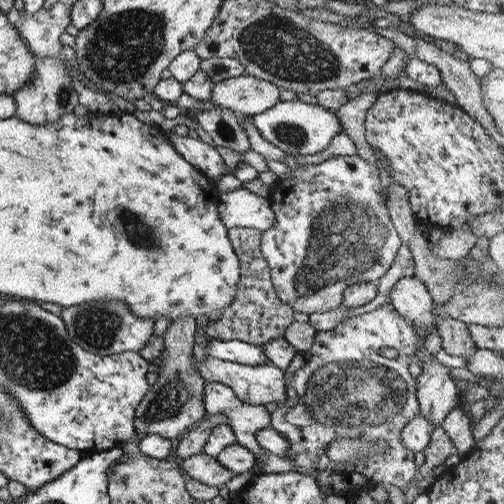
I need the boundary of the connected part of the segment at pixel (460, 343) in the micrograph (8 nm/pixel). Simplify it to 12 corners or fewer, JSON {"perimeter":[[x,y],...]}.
{"perimeter":[[450,315],[436,324],[442,348],[468,360],[477,346],[468,325]]}

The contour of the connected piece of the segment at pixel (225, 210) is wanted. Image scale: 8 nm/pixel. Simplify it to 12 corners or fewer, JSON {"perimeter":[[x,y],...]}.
{"perimeter":[[241,186],[220,194],[228,229],[277,224],[269,198]]}

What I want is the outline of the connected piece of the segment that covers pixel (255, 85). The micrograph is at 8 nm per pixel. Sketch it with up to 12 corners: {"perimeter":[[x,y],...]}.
{"perimeter":[[246,74],[212,86],[212,103],[253,117],[281,87]]}

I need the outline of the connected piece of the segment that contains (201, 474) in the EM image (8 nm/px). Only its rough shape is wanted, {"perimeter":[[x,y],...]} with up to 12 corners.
{"perimeter":[[204,452],[182,460],[189,477],[219,489],[235,476]]}

